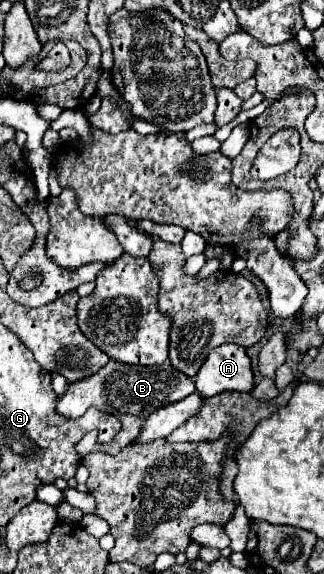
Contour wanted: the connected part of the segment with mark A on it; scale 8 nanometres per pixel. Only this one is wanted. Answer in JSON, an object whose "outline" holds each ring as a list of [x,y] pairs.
{"outline":[[[235,343],[219,345],[199,369],[195,385],[201,397],[213,397],[223,391],[249,393],[255,383],[247,351]]]}

